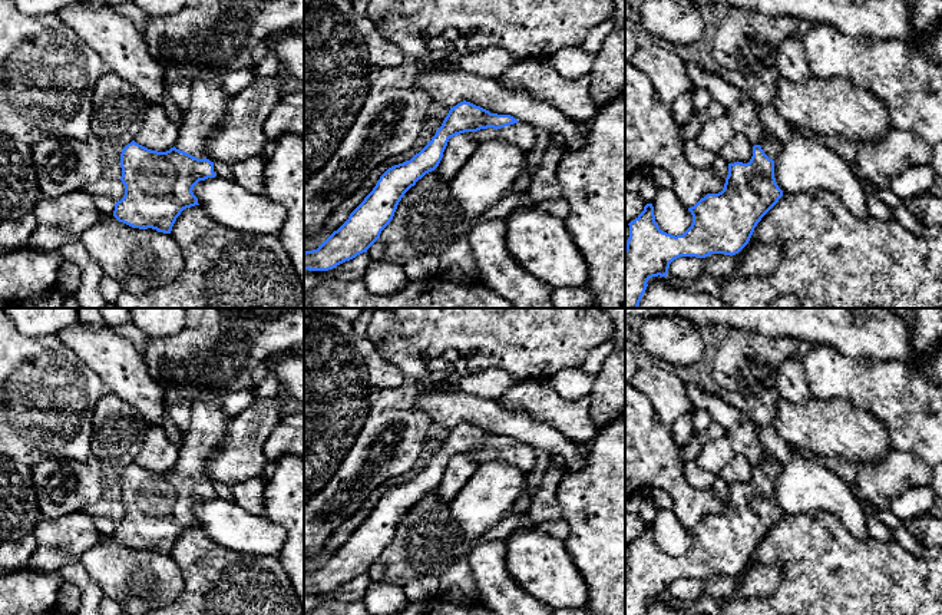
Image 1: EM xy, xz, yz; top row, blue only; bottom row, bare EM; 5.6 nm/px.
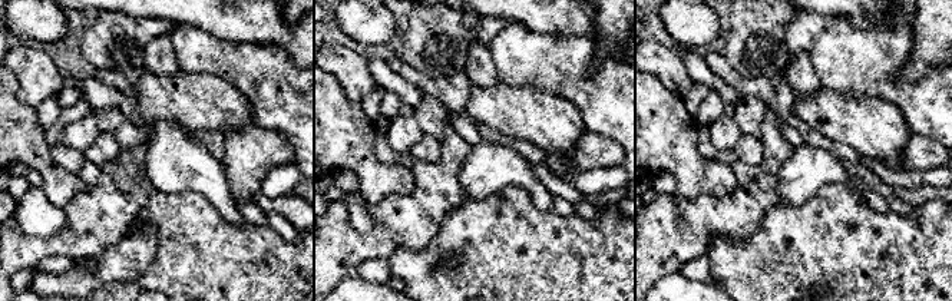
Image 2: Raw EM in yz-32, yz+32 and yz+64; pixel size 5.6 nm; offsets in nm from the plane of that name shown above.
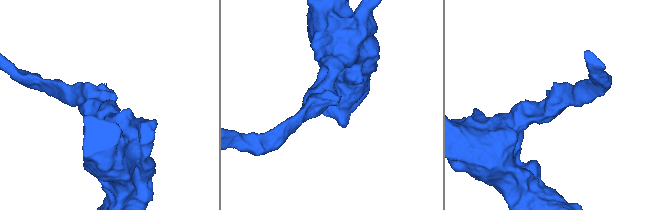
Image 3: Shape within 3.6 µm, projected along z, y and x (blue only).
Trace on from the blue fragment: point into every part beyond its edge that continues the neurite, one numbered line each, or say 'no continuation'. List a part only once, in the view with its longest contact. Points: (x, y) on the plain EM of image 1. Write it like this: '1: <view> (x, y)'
1: xz (524, 458)

